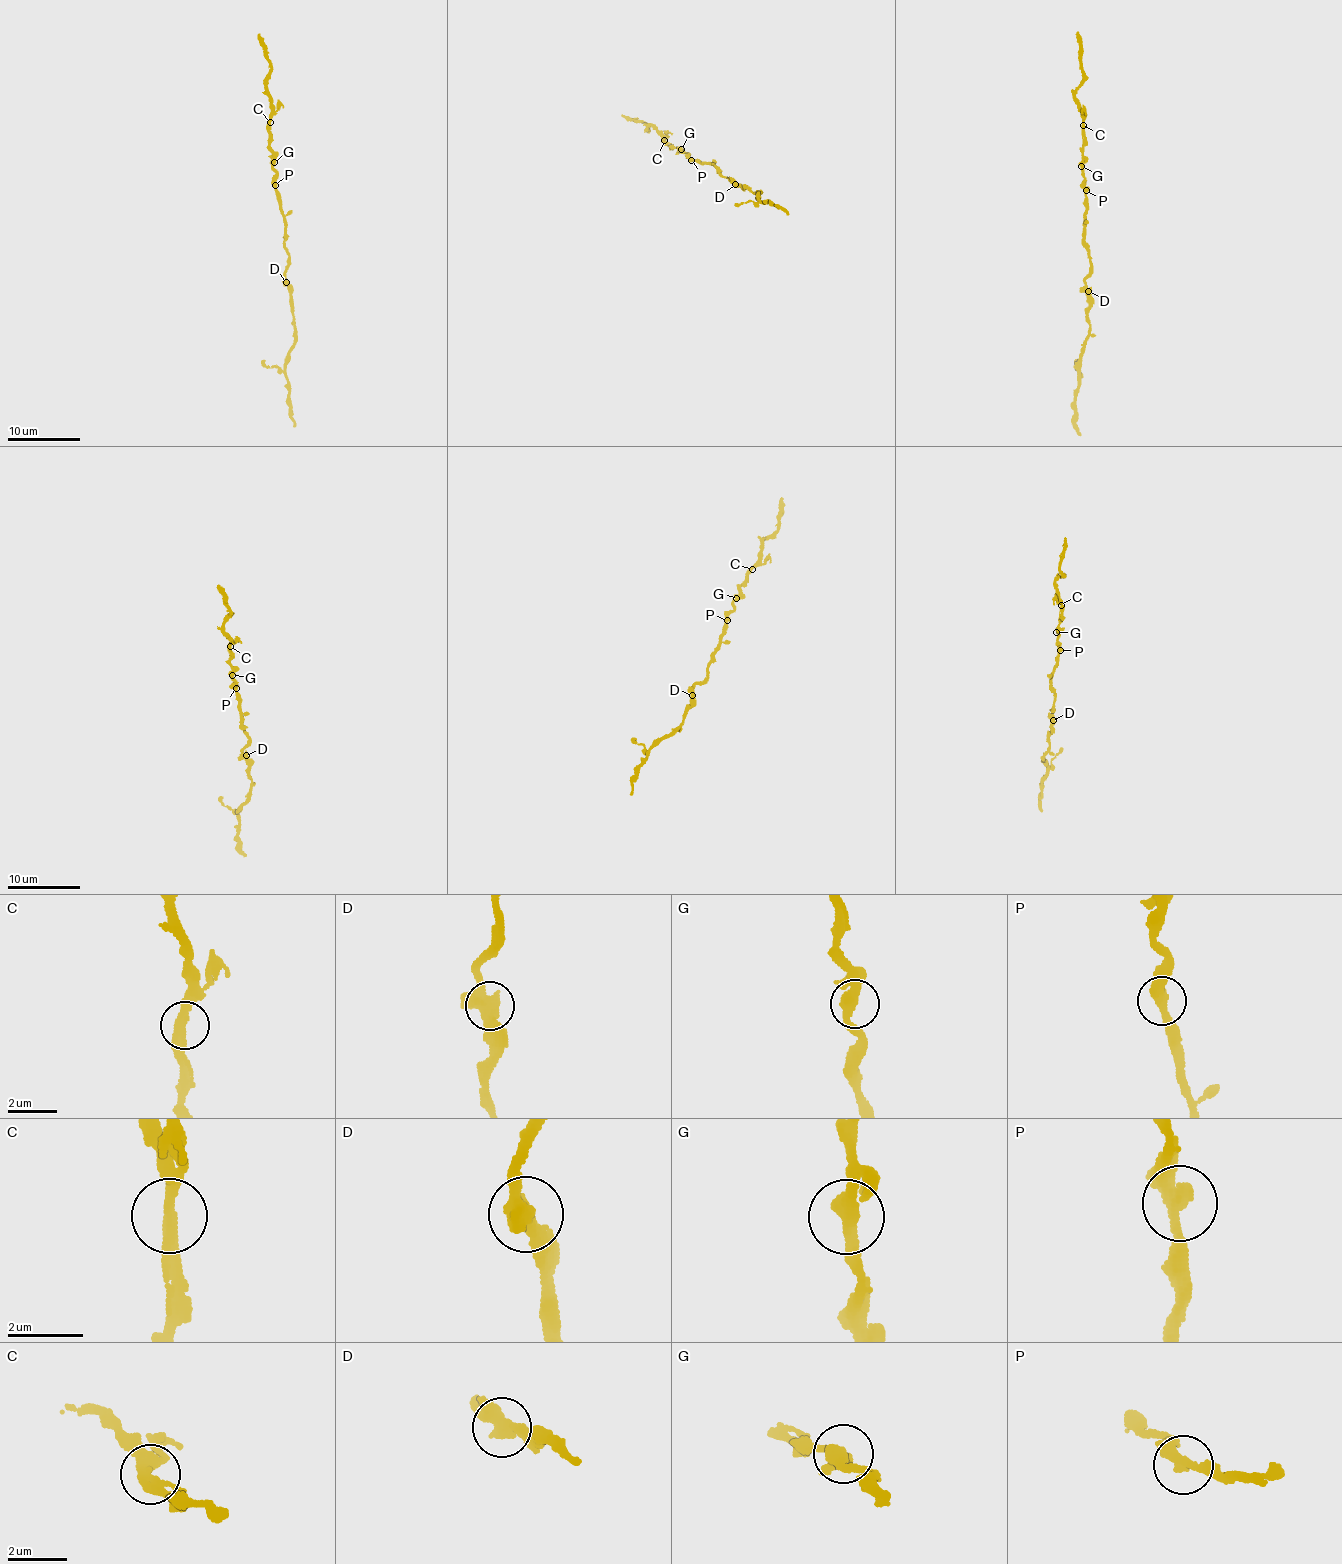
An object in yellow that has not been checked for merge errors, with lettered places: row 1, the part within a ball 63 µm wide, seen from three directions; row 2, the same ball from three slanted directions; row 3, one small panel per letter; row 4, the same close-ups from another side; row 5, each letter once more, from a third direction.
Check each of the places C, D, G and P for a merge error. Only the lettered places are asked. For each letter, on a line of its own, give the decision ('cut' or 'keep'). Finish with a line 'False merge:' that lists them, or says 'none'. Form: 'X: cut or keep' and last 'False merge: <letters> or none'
C: cut
D: keep
G: keep
P: keep
False merge: C

